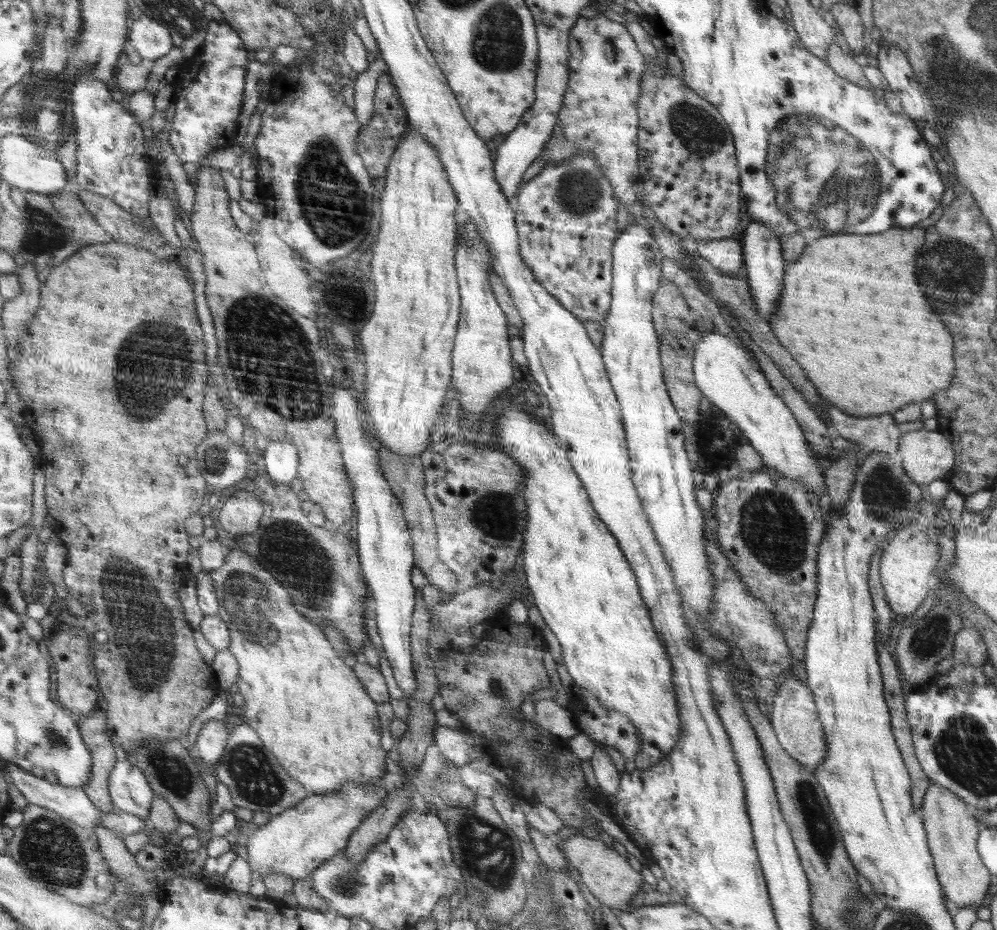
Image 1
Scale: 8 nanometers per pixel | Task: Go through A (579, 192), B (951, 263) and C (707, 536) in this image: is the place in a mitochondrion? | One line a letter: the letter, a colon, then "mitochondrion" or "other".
A: mitochondrion
B: mitochondrion
C: other

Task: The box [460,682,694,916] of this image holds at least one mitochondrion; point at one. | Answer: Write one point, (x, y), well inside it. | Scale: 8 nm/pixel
(522, 740)

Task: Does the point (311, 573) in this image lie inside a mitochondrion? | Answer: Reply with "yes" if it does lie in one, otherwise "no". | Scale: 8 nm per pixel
yes

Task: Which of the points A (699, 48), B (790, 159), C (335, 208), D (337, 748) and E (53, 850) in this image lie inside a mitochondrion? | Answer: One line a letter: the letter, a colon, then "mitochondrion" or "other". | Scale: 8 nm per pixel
A: other
B: mitochondrion
C: mitochondrion
D: other
E: mitochondrion

